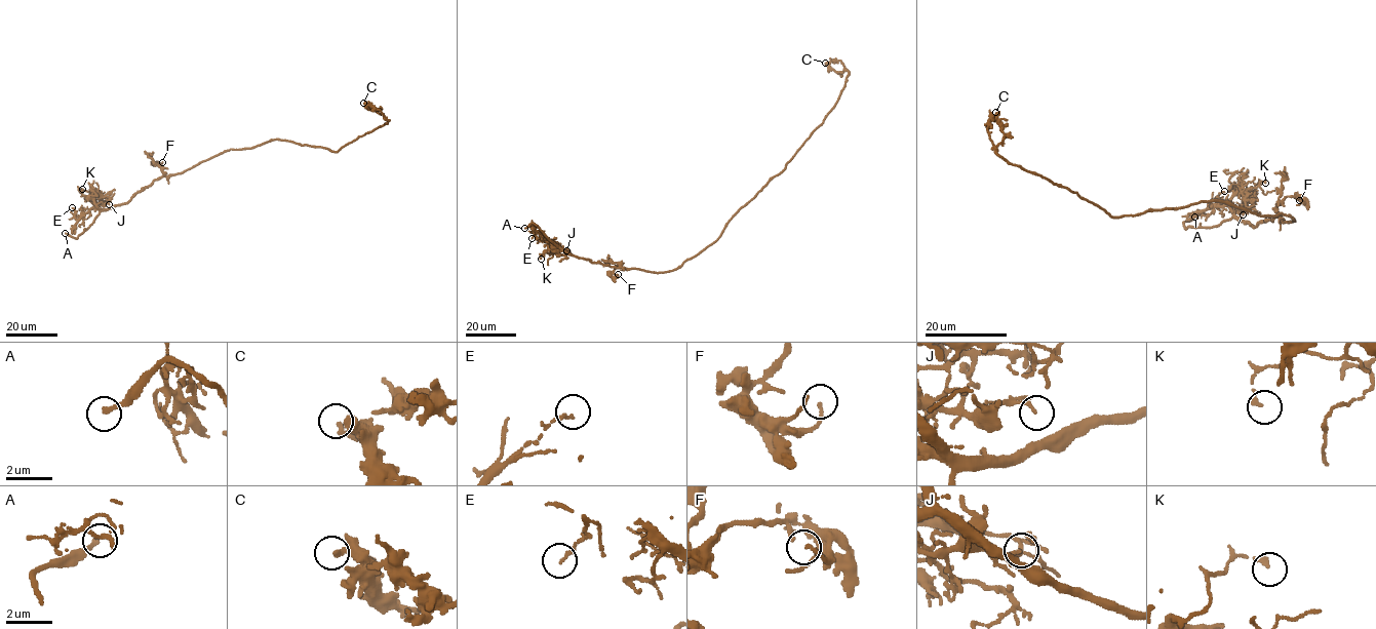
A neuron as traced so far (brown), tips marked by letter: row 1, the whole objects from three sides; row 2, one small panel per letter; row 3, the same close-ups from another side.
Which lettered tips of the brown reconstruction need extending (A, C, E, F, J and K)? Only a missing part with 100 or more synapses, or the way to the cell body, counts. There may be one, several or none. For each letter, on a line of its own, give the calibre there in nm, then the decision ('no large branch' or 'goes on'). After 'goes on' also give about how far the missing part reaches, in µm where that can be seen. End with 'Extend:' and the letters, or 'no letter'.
A: 190 nm thick; goes on; about 20 µm are missing
C: 220 nm thick; no large branch
E: 150 nm thick; no large branch
F: 140 nm thick; no large branch
J: 130 nm thick; no large branch
K: 180 nm thick; no large branch
Extend: A

